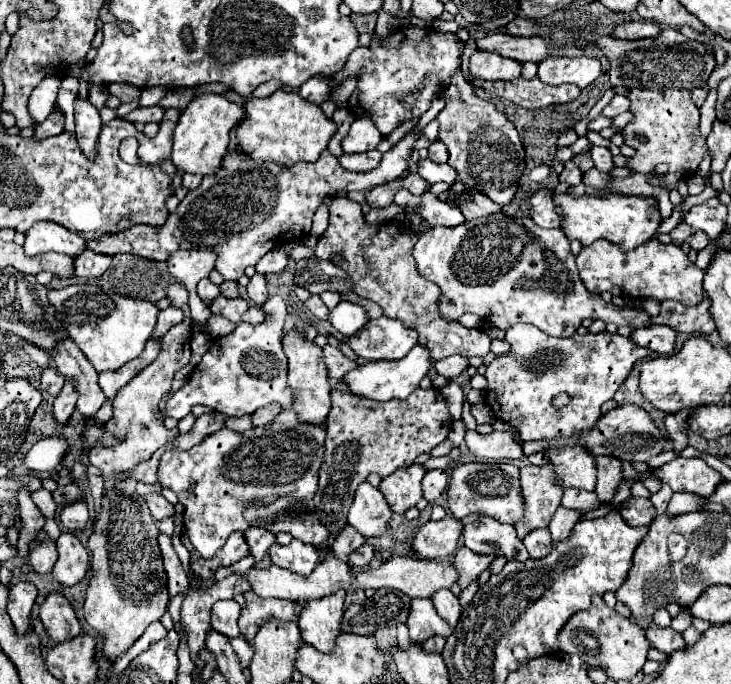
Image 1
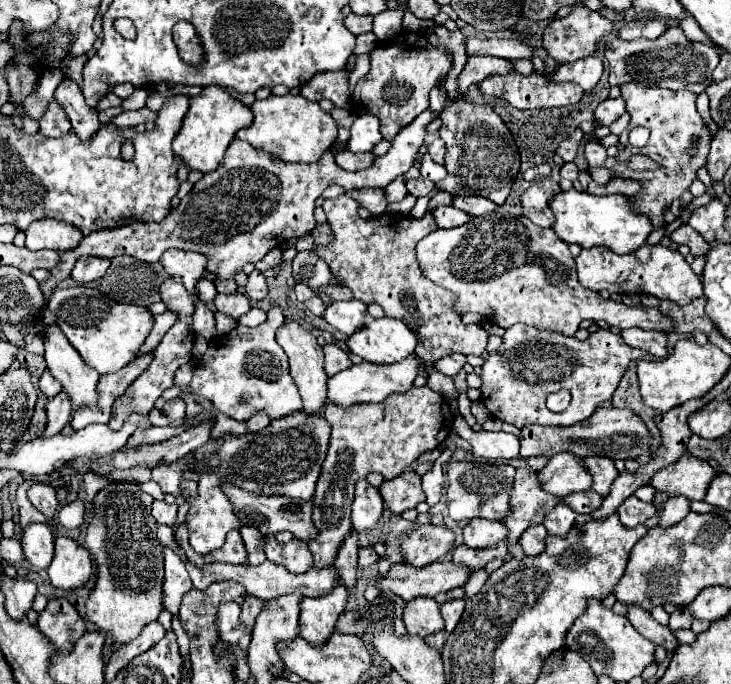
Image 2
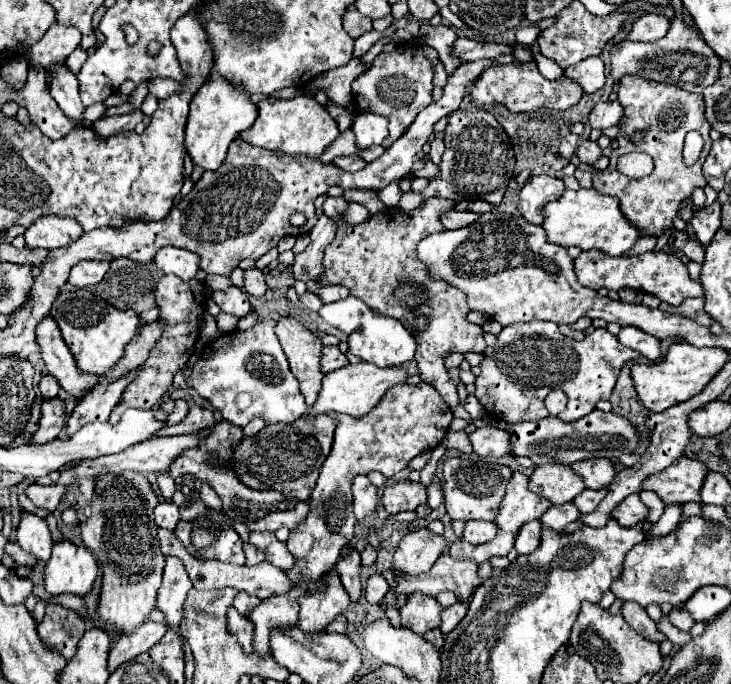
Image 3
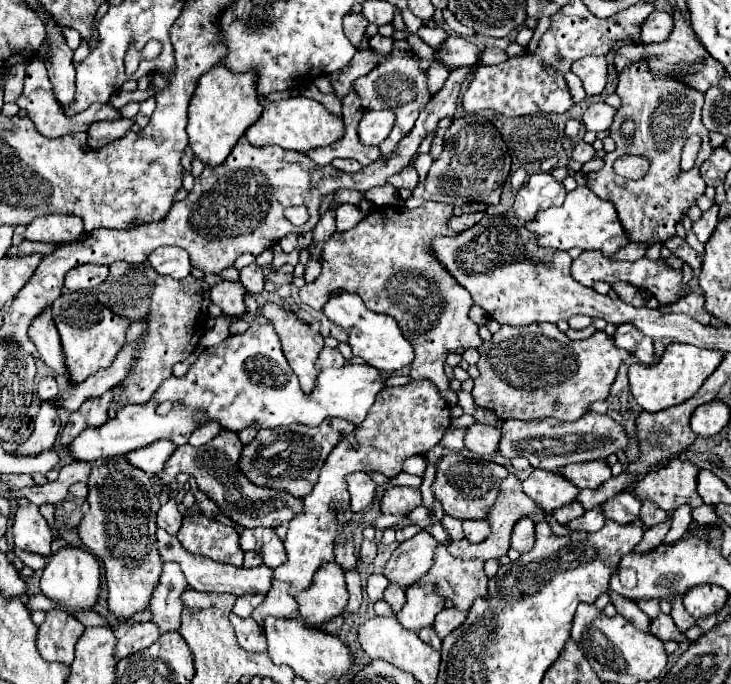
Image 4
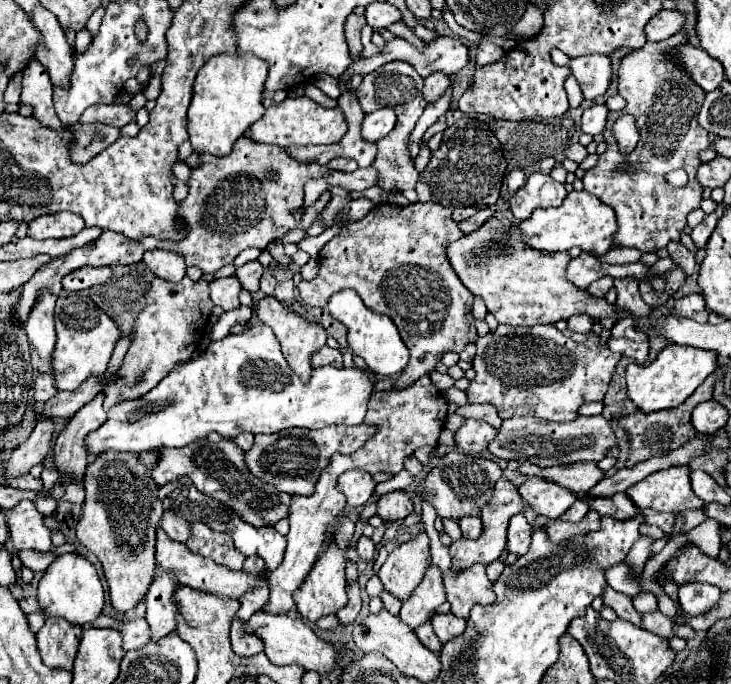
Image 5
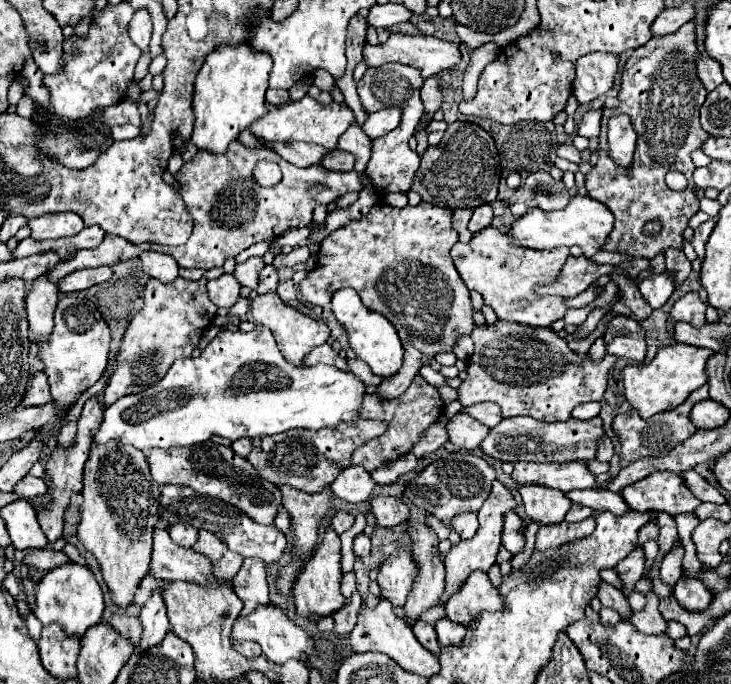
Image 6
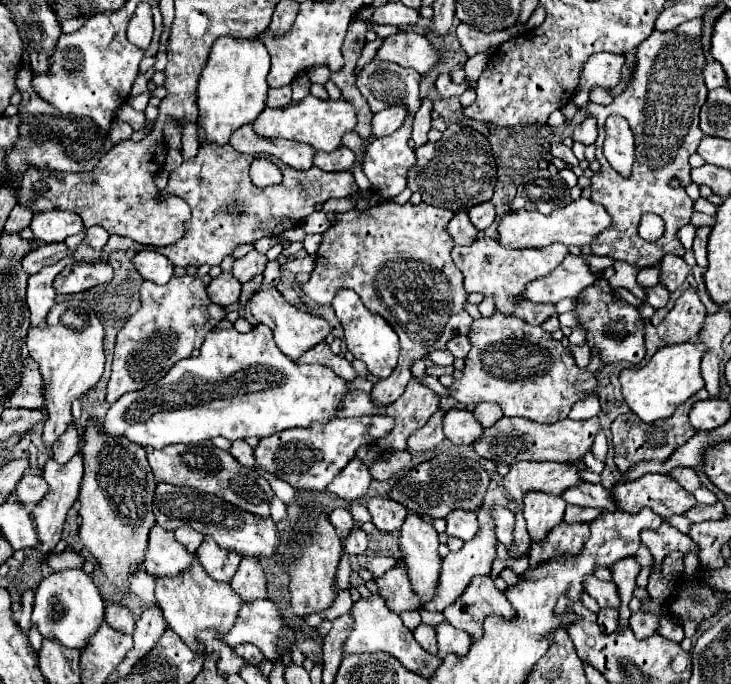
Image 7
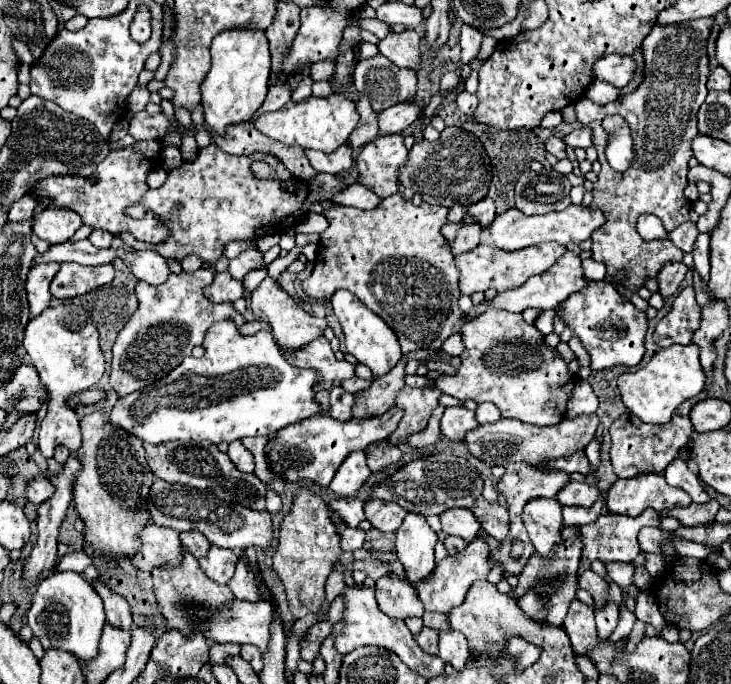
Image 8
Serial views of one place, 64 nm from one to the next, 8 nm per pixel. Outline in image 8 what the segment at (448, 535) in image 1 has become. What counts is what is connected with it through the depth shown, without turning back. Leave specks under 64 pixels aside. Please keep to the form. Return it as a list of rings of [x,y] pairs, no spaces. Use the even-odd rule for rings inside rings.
[[[384,576],[376,580],[376,600],[384,614],[398,620],[422,618],[424,614],[424,606],[420,604],[414,588],[398,576]]]

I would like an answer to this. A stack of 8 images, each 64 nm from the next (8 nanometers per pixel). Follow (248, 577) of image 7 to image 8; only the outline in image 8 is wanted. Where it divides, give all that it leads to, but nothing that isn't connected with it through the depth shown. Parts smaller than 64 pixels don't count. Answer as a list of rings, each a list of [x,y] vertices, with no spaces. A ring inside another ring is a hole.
[[[240,558],[238,566],[236,566],[236,574],[234,574],[234,578],[228,582],[234,598],[236,598],[236,600],[256,602],[256,600],[260,598],[258,584],[260,584],[258,572],[254,572],[254,570],[248,566],[248,560],[246,560],[246,558]]]

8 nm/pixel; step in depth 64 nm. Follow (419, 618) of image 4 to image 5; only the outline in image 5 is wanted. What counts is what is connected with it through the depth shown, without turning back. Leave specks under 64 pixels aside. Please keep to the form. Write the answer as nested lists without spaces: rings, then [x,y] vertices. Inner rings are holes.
[[[430,562],[422,582],[418,588],[412,592],[412,596],[402,604],[400,610],[400,620],[408,624],[410,628],[416,628],[424,622],[430,622],[432,612],[446,602],[446,592],[444,592],[444,580],[440,576],[440,568]]]

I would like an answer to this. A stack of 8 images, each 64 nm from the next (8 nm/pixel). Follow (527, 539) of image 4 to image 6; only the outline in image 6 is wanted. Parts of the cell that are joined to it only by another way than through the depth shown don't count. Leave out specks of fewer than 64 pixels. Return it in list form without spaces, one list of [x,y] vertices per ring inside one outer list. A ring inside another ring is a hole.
[[[516,512],[504,514],[504,528],[502,528],[502,544],[508,552],[516,554],[524,550],[524,534],[520,532],[520,516]]]

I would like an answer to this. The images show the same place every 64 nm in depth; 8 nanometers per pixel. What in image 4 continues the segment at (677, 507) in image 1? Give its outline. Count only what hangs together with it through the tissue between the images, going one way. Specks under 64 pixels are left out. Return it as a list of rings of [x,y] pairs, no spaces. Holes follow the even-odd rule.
[[[668,512],[668,520],[654,526],[654,528],[648,528],[644,530],[644,538],[640,540],[640,544],[636,544],[634,552],[646,552],[646,548],[656,548],[656,544],[662,542],[662,538],[666,536],[666,532],[670,530],[670,524],[672,524],[672,512]]]

